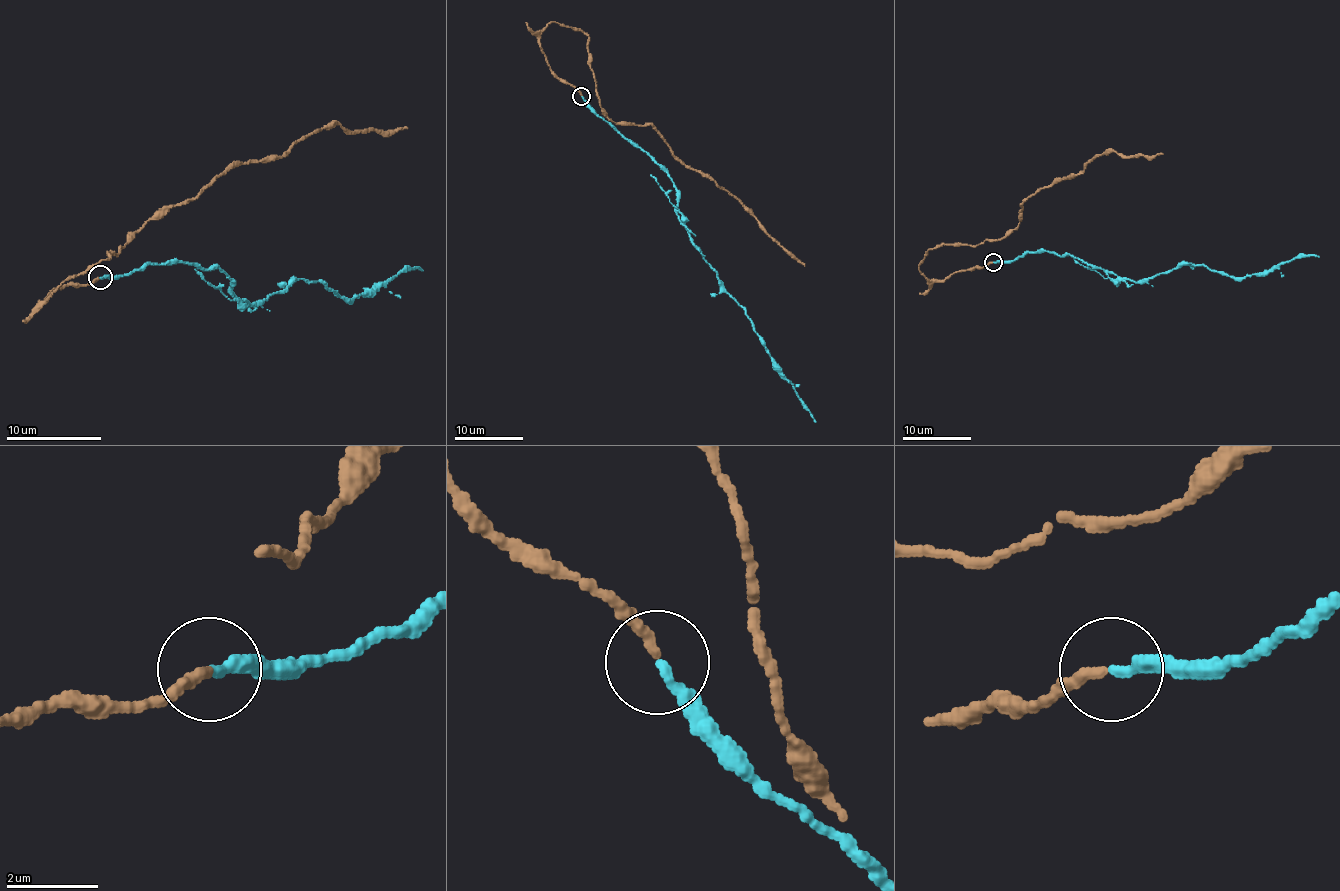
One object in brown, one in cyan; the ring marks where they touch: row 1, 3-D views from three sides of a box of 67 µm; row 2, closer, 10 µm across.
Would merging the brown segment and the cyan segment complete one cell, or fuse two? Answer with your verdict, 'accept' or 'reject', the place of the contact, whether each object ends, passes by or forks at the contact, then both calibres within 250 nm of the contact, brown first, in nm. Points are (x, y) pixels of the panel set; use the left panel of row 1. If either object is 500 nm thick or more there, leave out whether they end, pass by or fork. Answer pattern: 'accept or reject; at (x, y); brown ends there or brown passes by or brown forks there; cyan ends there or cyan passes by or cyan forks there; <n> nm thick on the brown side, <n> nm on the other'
accept; at (100, 277); brown ends there; cyan ends there; 240 nm thick on the brown side, 240 nm on the other

